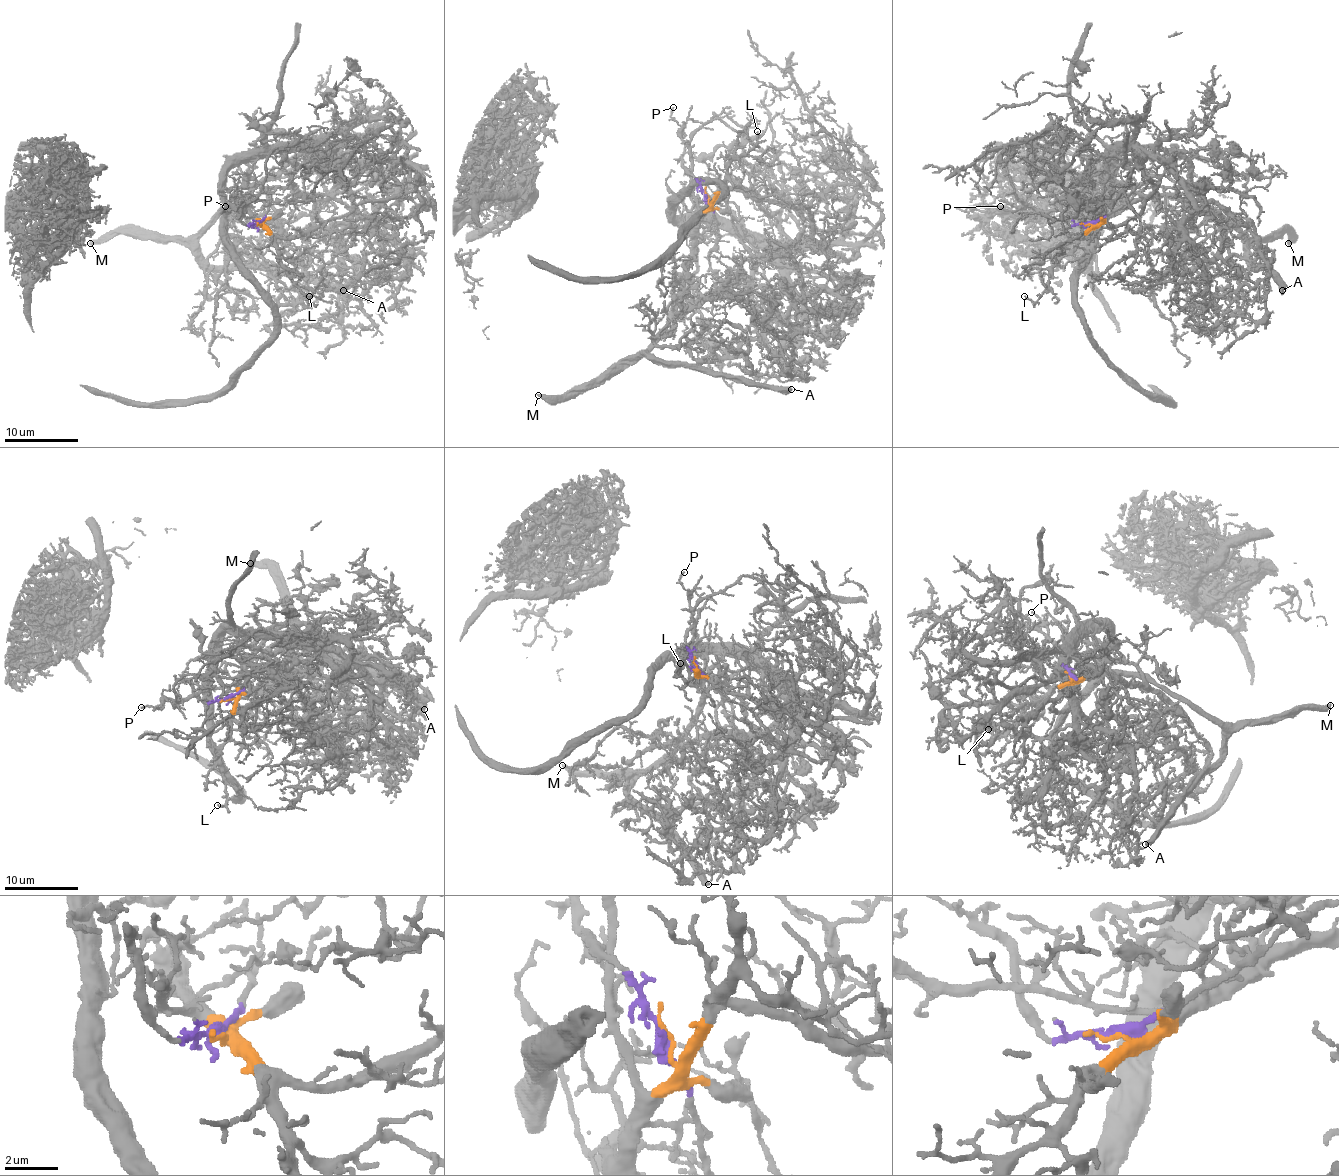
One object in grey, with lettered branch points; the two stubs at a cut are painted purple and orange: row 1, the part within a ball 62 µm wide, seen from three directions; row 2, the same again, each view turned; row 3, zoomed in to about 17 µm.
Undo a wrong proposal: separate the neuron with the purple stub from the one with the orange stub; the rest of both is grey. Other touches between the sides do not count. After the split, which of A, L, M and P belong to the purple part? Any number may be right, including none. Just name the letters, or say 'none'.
none

